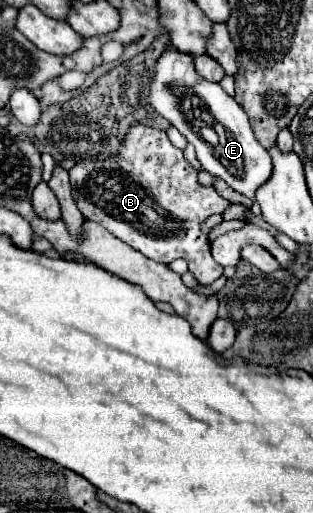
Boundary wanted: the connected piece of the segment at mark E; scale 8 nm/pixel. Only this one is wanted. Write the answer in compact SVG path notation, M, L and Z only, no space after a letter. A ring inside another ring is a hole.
M168 49L160 57L150 87L150 103L196 147L202 169L224 179L234 191L254 199L256 189L270 179L270 153L256 141L248 115L218 83L204 81L196 73L190 55Z

